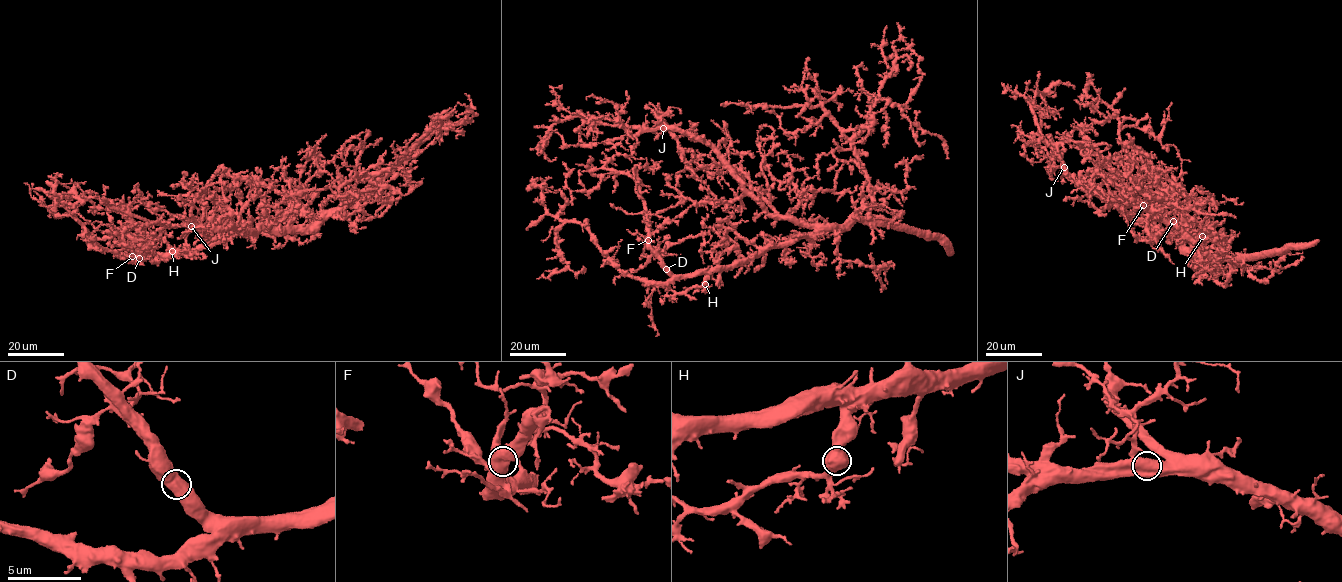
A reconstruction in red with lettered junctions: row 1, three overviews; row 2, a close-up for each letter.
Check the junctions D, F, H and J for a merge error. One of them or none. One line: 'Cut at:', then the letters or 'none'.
Cut at: none

